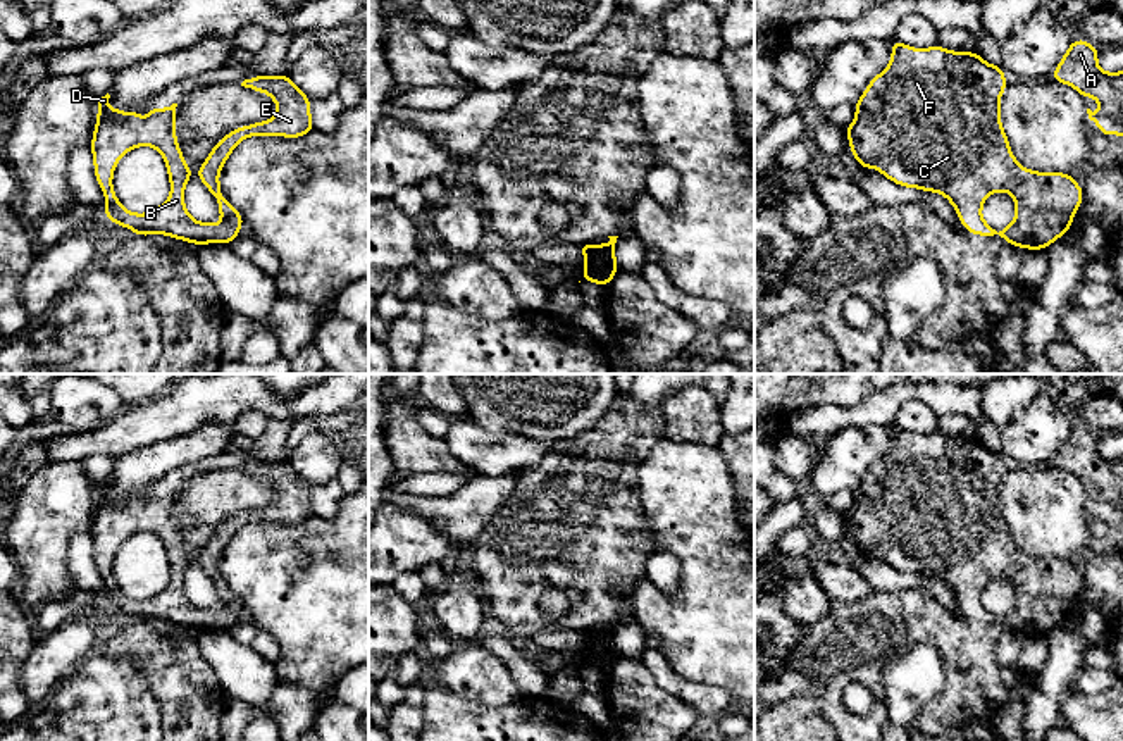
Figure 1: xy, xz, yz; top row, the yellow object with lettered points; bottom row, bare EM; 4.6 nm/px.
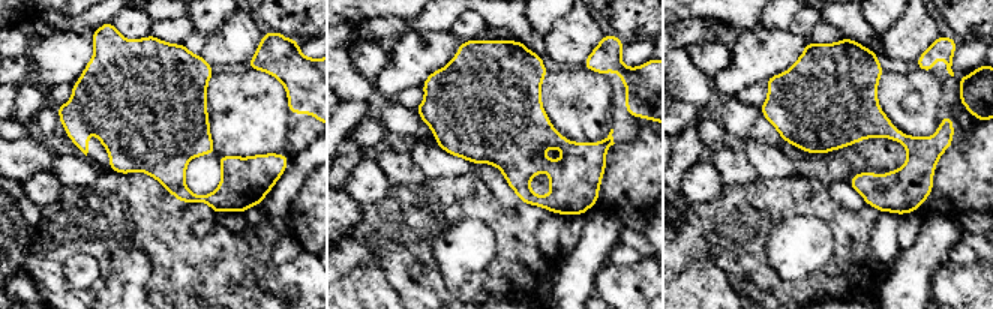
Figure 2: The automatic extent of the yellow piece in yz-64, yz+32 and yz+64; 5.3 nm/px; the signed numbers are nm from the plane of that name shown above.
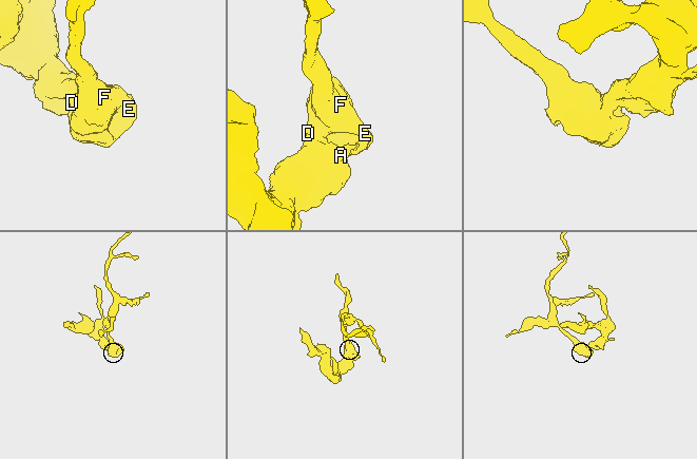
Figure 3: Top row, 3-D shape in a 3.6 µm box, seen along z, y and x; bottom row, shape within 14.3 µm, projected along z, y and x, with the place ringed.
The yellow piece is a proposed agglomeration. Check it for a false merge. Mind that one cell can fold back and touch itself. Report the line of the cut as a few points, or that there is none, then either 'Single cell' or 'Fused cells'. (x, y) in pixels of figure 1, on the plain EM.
No split. Single cell

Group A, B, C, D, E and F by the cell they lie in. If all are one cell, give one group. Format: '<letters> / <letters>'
A B C D E F

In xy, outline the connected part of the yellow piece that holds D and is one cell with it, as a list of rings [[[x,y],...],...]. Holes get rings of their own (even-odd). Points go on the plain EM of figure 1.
[[[258,460],[245,465],[241,472],[264,477],[277,489],[277,500],[270,507],[238,514],[226,520],[198,555],[198,564],[217,584],[220,610],[195,607],[184,593],[184,572],[191,564],[176,526],[176,493],[148,495],[143,503],[138,498],[121,498],[109,493],[110,481],[98,484],[96,512],[91,526],[95,564],[105,581],[105,605],[121,610],[140,622],[167,620],[196,632],[205,629],[229,631],[238,624],[245,608],[243,601],[222,582],[219,558],[241,526],[250,522],[300,524],[313,517],[310,503],[310,484],[284,462]],[[136,532],[153,532],[162,539],[171,565],[171,582],[155,596],[146,600],[127,598],[112,574],[112,562],[122,541]]]

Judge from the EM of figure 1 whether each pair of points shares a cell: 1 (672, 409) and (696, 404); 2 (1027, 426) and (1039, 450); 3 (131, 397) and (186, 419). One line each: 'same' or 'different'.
1: same
2: same
3: different

